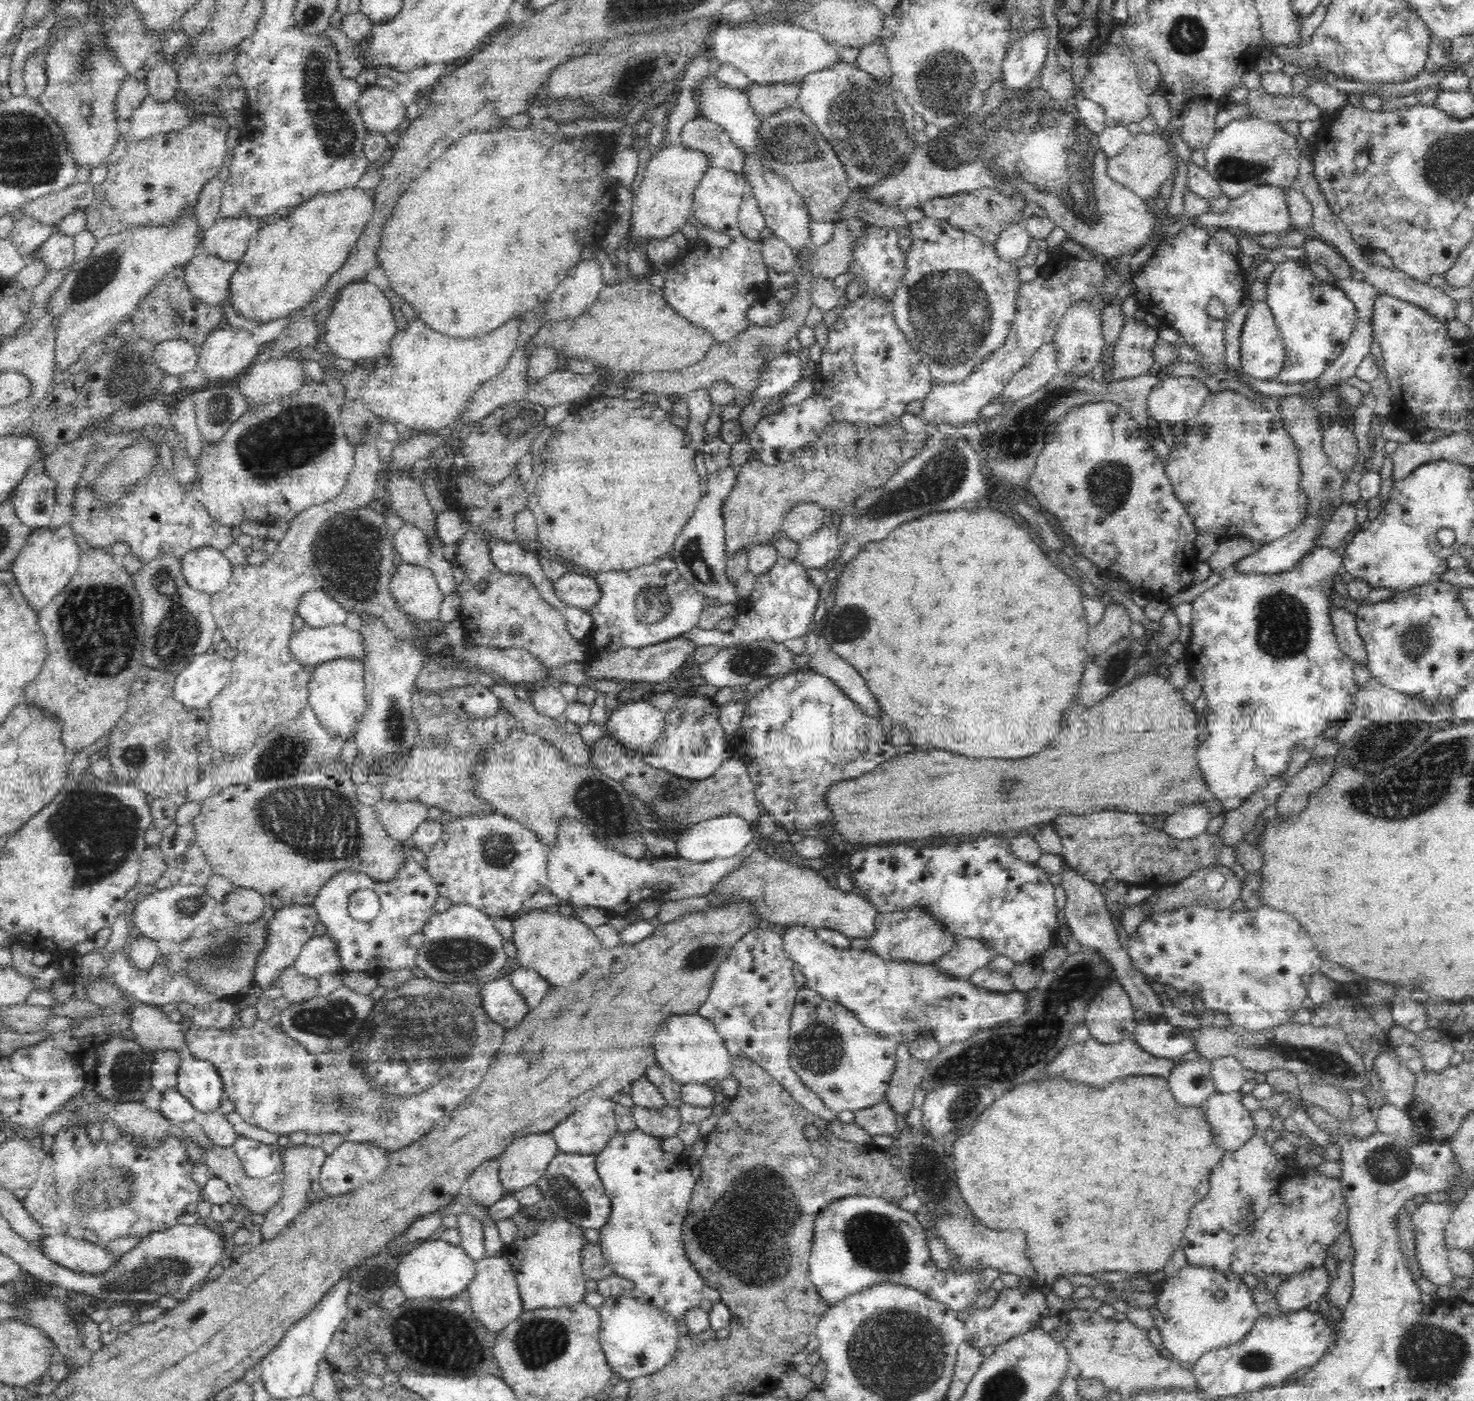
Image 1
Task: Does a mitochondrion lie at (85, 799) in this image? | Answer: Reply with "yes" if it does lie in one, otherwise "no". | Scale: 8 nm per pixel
yes

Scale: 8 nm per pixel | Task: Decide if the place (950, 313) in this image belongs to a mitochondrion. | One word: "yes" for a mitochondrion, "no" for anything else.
yes

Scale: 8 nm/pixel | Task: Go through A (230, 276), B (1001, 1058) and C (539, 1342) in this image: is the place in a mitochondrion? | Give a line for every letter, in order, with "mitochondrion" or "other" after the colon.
A: other
B: mitochondrion
C: mitochondrion

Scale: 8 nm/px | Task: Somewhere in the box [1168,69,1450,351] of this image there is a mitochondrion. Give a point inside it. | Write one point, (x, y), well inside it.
(1235, 170)

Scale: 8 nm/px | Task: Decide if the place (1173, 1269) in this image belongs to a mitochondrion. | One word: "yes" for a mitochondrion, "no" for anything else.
no

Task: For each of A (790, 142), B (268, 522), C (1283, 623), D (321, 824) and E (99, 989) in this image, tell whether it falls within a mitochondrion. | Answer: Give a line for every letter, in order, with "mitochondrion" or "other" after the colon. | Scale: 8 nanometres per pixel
A: mitochondrion
B: other
C: mitochondrion
D: mitochondrion
E: other

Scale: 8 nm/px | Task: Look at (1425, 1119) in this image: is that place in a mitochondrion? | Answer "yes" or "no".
no

